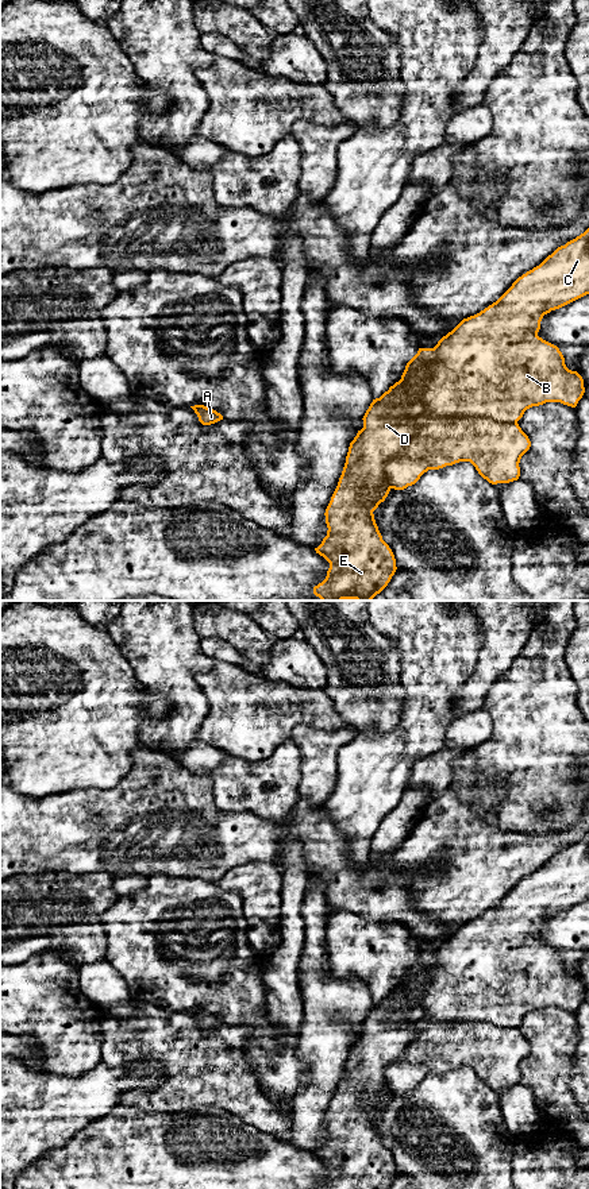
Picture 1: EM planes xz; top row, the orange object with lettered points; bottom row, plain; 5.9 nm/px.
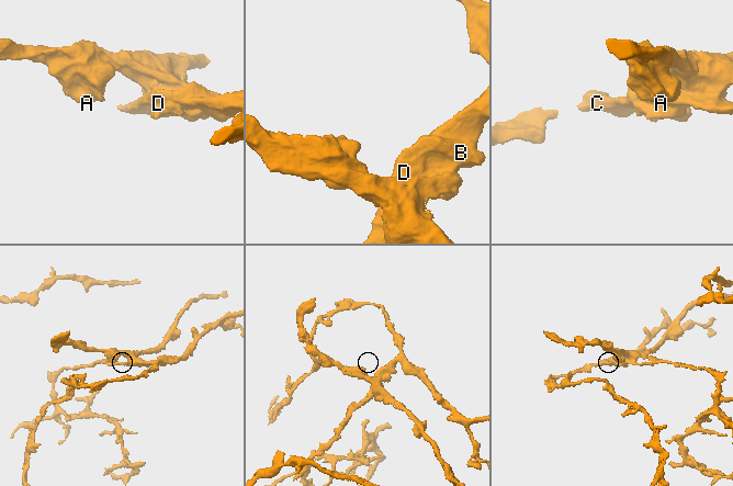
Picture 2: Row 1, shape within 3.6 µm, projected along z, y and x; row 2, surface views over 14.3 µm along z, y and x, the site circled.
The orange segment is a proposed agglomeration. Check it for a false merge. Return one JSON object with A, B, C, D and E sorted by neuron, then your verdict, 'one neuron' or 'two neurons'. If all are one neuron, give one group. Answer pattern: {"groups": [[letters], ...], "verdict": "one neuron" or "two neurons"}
{"groups": [["A"], ["B", "C", "D", "E"]], "verdict": "two neurons"}

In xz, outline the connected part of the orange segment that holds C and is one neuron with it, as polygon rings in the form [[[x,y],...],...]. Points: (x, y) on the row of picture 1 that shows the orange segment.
[[[589,228],[558,247],[539,266],[519,277],[512,286],[492,305],[480,313],[463,319],[451,332],[443,336],[432,348],[435,358],[427,366],[427,374],[417,391],[400,379],[380,398],[373,399],[363,416],[363,428],[350,443],[346,463],[338,486],[326,509],[327,536],[315,548],[316,553],[328,563],[326,579],[313,587],[313,594],[322,601],[372,601],[380,594],[394,575],[396,559],[389,545],[382,540],[373,511],[385,501],[390,491],[386,463],[403,452],[407,441],[419,431],[407,410],[419,402],[427,417],[486,417],[497,422],[517,422],[524,412],[546,402],[561,402],[575,408],[585,393],[584,379],[577,371],[565,364],[559,348],[538,336],[544,314],[559,309],[589,294]]]

